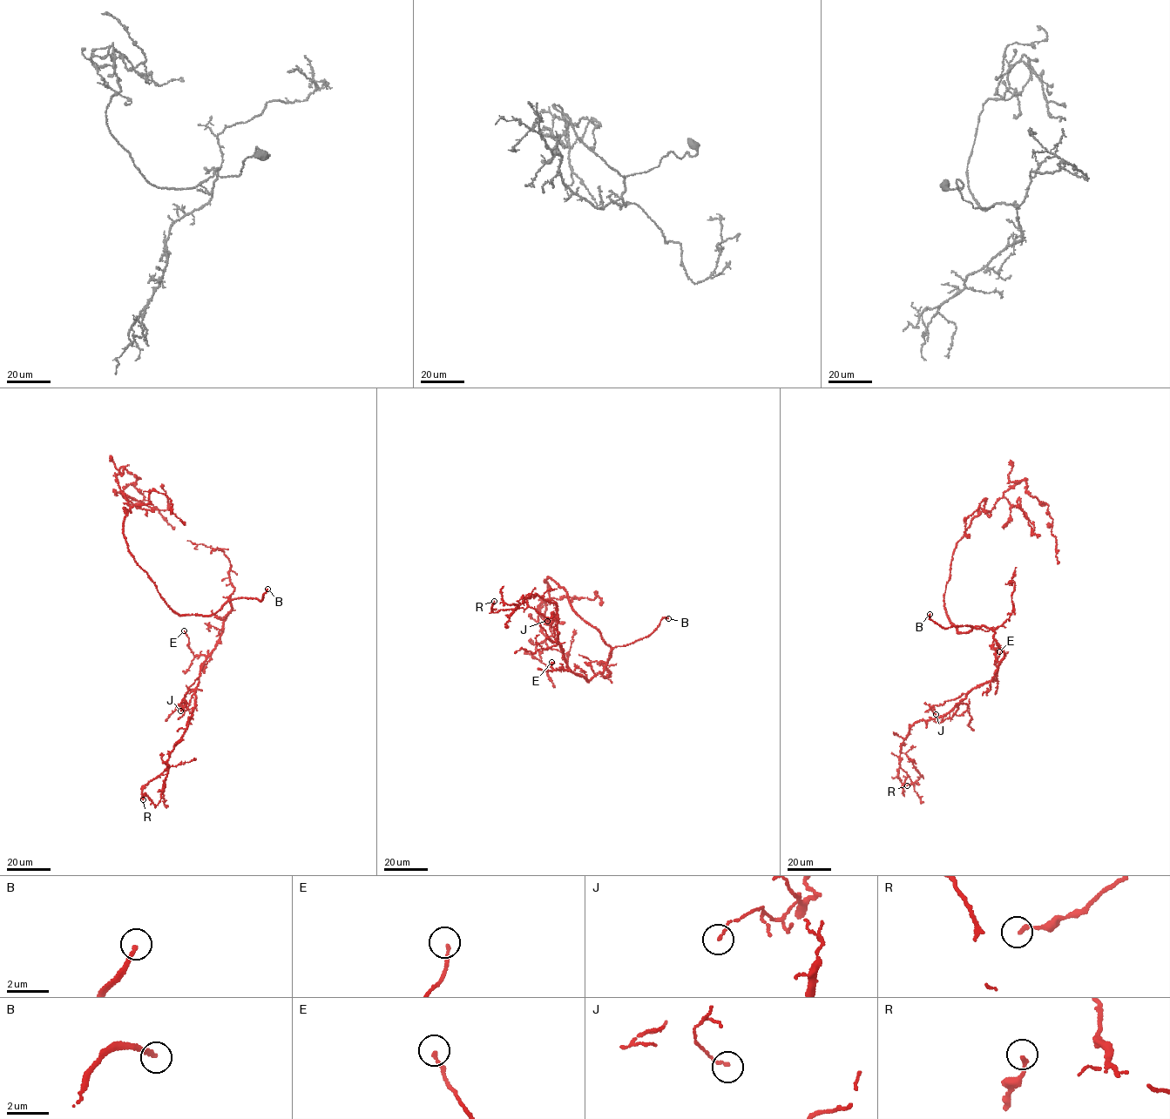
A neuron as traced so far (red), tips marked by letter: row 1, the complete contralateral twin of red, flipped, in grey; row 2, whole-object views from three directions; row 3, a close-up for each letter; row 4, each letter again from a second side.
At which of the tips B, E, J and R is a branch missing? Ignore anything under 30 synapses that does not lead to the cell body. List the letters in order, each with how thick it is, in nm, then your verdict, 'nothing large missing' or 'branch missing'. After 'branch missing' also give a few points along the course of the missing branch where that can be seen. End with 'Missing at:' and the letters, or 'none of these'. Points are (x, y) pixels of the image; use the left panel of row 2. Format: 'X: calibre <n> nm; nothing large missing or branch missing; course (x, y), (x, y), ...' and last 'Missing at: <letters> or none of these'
B: calibre 220 nm; branch missing; course (267, 589), (269, 578), (280, 563), (279, 552)
E: calibre 160 nm; nothing large missing
J: calibre 110 nm; nothing large missing
R: calibre 180 nm; nothing large missing
Missing at: B

